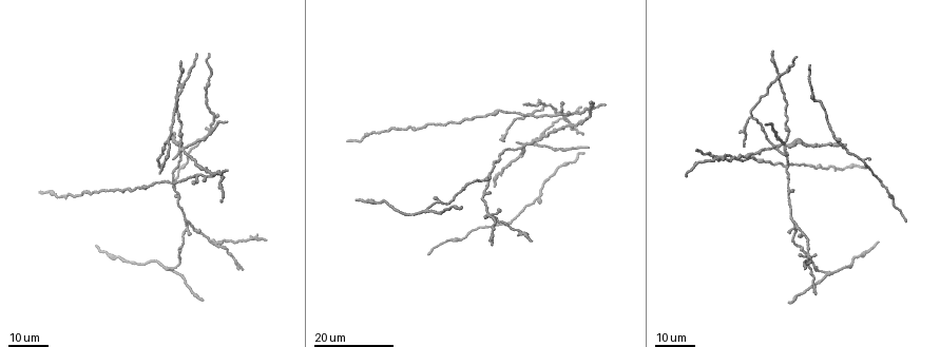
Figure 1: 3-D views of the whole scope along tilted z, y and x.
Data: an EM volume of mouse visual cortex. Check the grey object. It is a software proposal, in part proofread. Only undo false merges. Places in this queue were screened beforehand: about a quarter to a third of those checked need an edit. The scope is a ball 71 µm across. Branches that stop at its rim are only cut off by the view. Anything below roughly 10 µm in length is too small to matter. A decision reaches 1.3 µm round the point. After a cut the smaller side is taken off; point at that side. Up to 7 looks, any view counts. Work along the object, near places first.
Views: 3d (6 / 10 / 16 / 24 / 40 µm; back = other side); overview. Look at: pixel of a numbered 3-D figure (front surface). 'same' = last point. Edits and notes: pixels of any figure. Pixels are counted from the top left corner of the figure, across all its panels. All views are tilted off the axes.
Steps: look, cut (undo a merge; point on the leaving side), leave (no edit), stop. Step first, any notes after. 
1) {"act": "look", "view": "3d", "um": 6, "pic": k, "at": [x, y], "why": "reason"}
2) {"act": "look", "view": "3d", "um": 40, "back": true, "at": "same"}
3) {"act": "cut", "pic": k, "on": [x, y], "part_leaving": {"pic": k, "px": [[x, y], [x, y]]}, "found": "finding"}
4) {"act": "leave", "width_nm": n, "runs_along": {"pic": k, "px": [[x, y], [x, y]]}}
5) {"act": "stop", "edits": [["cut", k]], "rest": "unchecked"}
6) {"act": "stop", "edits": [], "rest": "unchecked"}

{"act": "look", "view": "3d", "um": 24, "pic": 1, "at": [566, 119]}

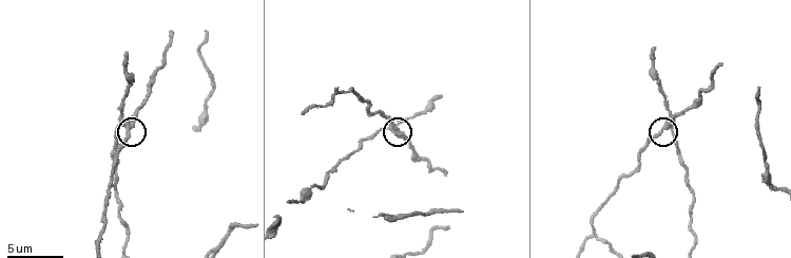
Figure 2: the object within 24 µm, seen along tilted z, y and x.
{"act": "look", "view": "3d", "um": 10, "pic": 2, "at": [667, 126], "why": "closer look"}

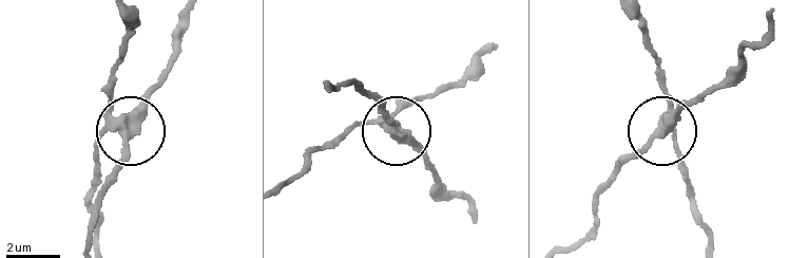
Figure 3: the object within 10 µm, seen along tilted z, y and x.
{"act": "cut", "pic": 3, "on": [147, 108], "part_leaving": {"pic": 3, "px": [[115, 124], [160, 81], [185, 18]]}, "found": "a second neuron is stuck on"}

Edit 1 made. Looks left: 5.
{"act": "look", "view": "overview", "why": "see it whole again"}

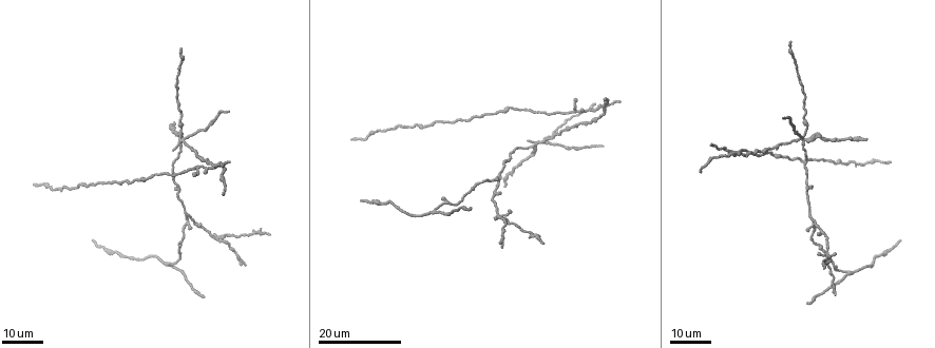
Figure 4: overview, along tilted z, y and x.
{"act": "look", "view": "3d", "um": 16, "pic": 4, "at": [506, 160], "why": "thin neck"}

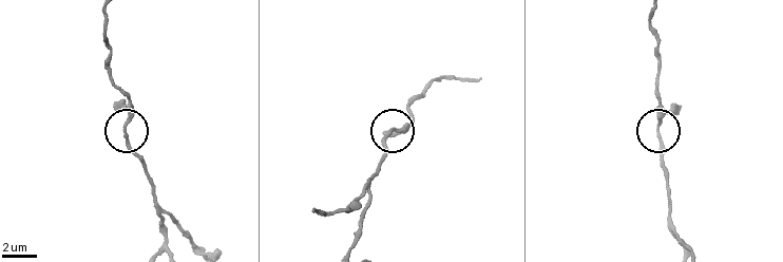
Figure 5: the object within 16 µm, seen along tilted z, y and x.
{"act": "look", "view": "3d", "um": 10, "pic": 5, "at": [659, 131], "why": "closer look"}

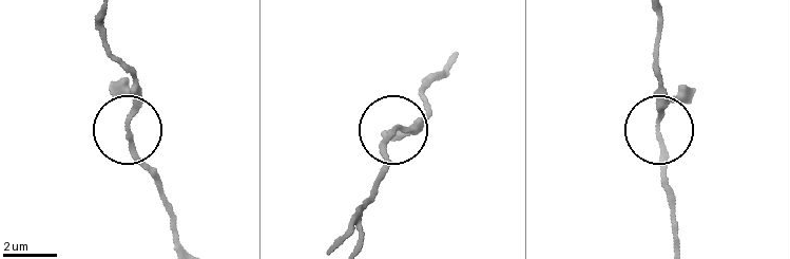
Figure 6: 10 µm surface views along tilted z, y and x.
{"act": "look", "view": "3d", "um": 6, "pic": 6, "at": [659, 133]}

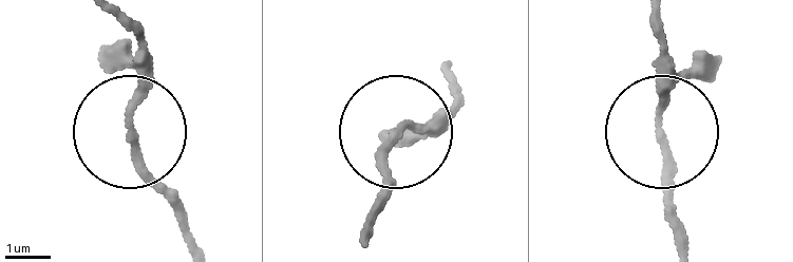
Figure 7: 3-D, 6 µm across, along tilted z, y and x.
{"act": "leave", "runs_along": {"pic": 7, "px": [[655, 29], [677, 239]]}, "found": "continuous, no second neuron"}

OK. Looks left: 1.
{"act": "stop", "edits": [["cut", 3]], "rest": "unchecked"}

